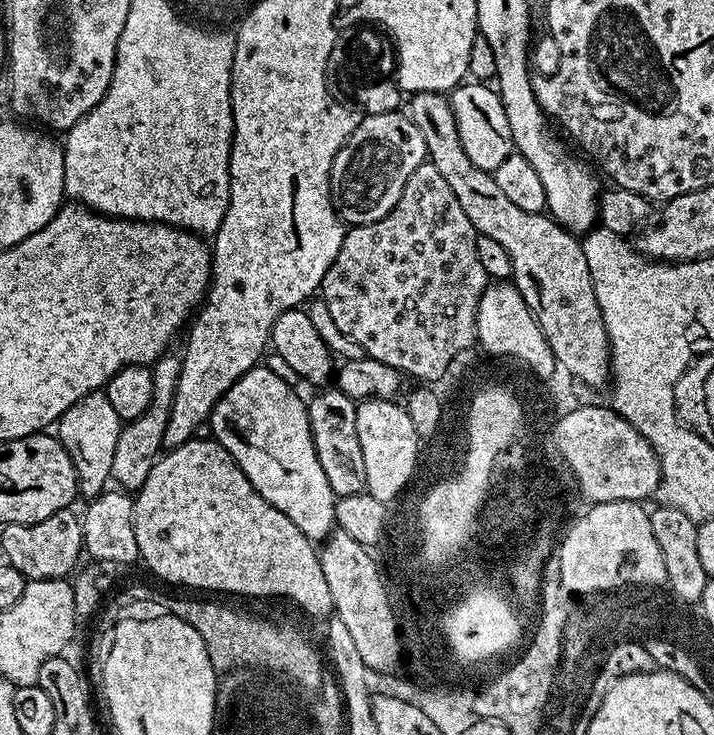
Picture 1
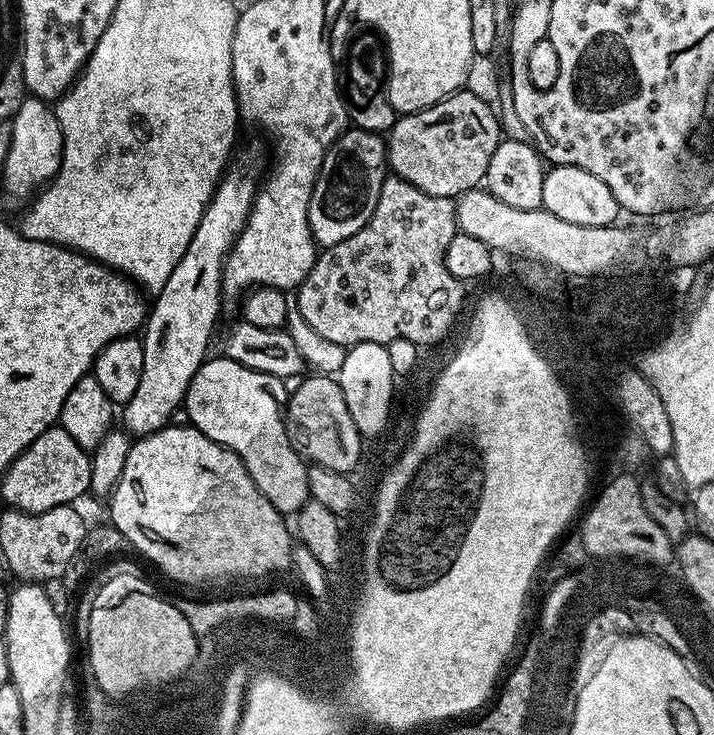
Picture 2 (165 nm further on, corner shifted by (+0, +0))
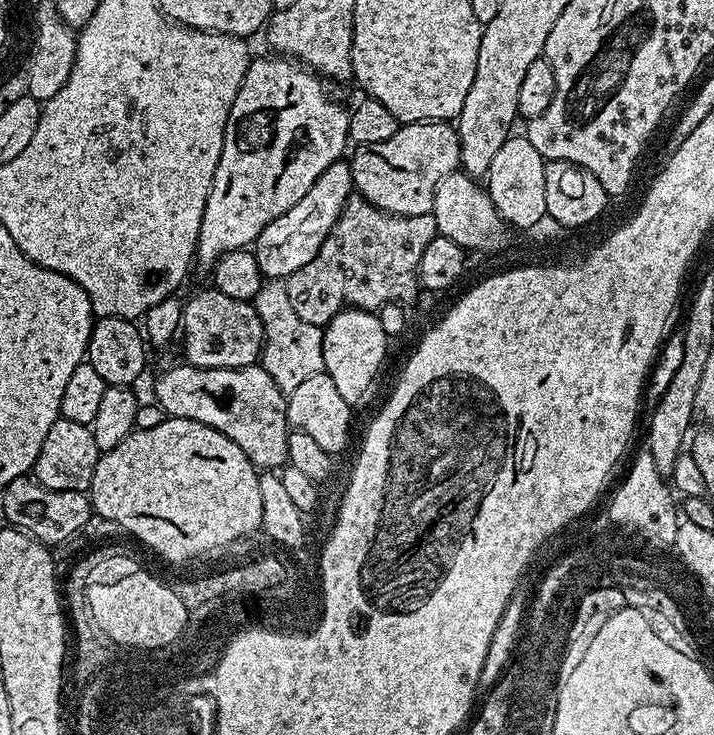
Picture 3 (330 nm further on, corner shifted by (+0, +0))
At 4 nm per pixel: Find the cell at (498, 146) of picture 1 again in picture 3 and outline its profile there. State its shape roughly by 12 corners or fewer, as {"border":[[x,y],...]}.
{"border":[[443,120],[401,124],[350,156],[355,191],[396,216],[431,212],[460,168]]}

